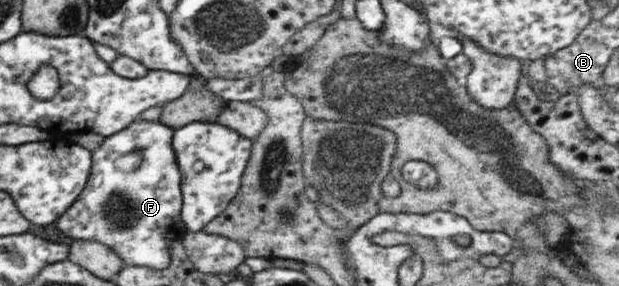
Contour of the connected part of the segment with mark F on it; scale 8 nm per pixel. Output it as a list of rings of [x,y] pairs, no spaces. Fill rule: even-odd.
[[[138,120],[124,130],[108,136],[98,148],[91,151],[92,168],[86,188],[80,192],[77,202],[61,216],[56,227],[74,239],[94,240],[106,245],[124,259],[125,266],[138,265],[164,269],[172,262],[174,239],[183,240],[188,232],[181,218],[184,206],[181,183],[182,172],[178,168],[177,153],[174,152],[174,128],[160,121]],[[129,152],[141,152],[144,162],[138,170],[120,171],[114,161]]]

